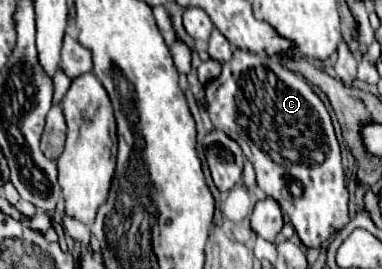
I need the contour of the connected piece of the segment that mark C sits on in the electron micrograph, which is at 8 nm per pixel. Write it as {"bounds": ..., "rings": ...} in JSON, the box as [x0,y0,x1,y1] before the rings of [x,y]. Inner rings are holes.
{"bounds":[203,48,349,248],"rings":[[[233,48],[233,58],[223,64],[221,74],[205,86],[203,96],[205,112],[213,126],[233,138],[247,160],[253,162],[257,172],[257,186],[289,216],[299,240],[307,248],[319,248],[333,232],[349,222],[347,202],[349,192],[345,186],[345,172],[341,164],[339,142],[333,132],[331,116],[313,88],[291,70],[285,70],[275,58],[265,52],[249,52],[241,48]],[[293,184],[301,186],[301,194],[293,192]]]}

